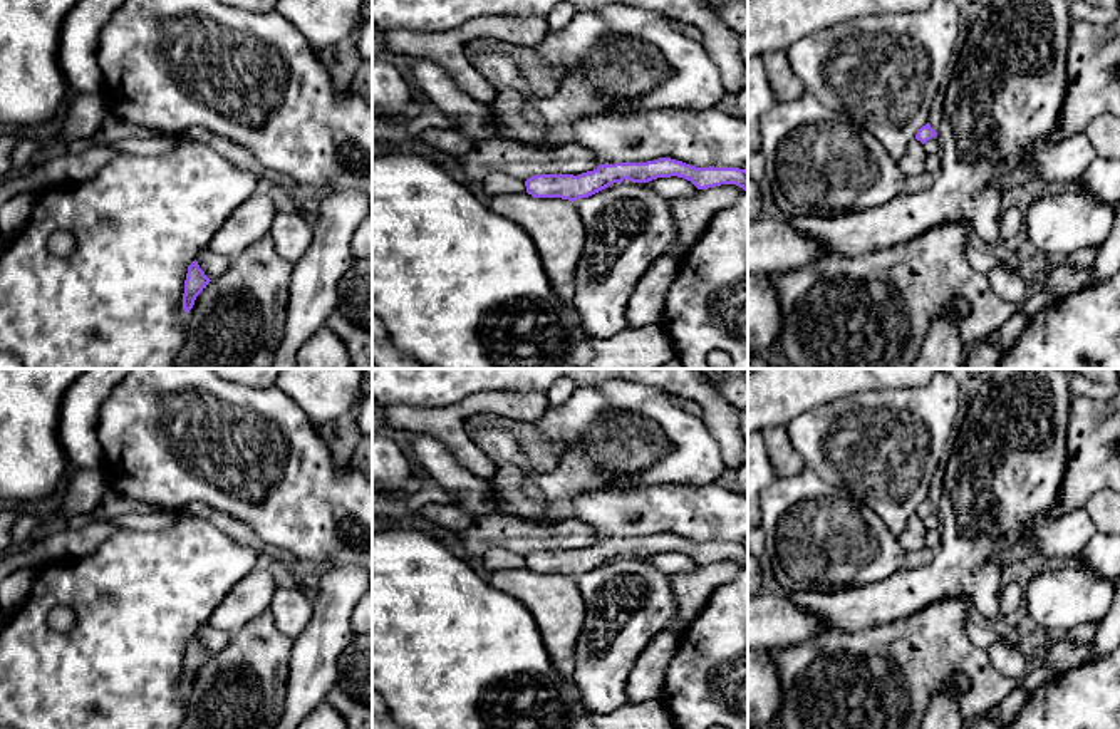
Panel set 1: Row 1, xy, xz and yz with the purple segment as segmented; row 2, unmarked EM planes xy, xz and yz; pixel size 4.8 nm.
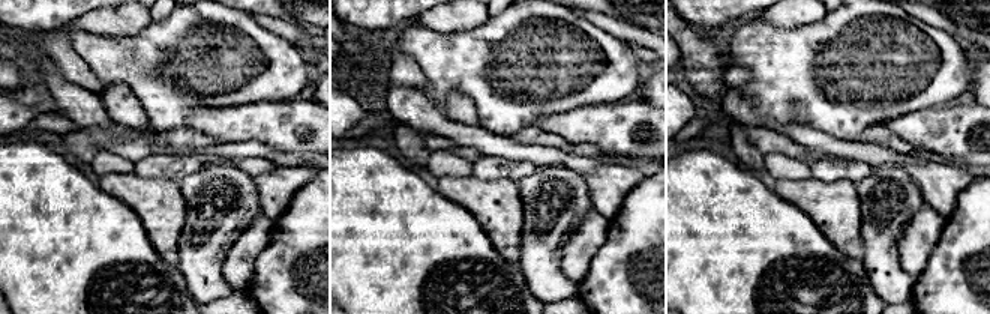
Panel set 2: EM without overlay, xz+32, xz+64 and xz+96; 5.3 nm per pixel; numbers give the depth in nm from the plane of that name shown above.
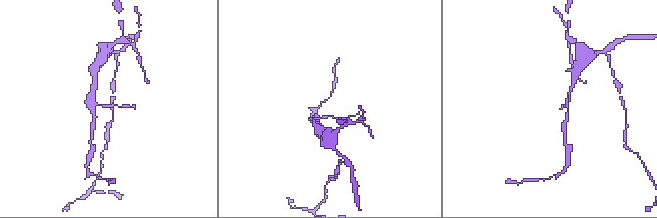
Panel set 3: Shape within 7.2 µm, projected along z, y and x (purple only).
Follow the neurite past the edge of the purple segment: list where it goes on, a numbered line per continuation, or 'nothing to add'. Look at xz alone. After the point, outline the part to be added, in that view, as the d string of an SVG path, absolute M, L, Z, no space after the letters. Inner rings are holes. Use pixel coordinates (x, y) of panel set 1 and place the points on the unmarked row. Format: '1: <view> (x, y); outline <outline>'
nothing to add

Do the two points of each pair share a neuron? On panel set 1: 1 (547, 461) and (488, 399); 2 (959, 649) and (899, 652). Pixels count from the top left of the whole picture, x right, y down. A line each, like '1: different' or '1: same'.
1: different
2: same

